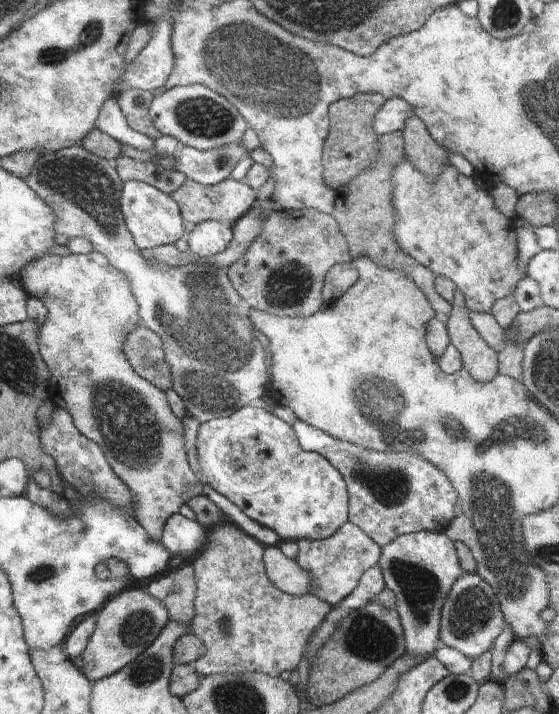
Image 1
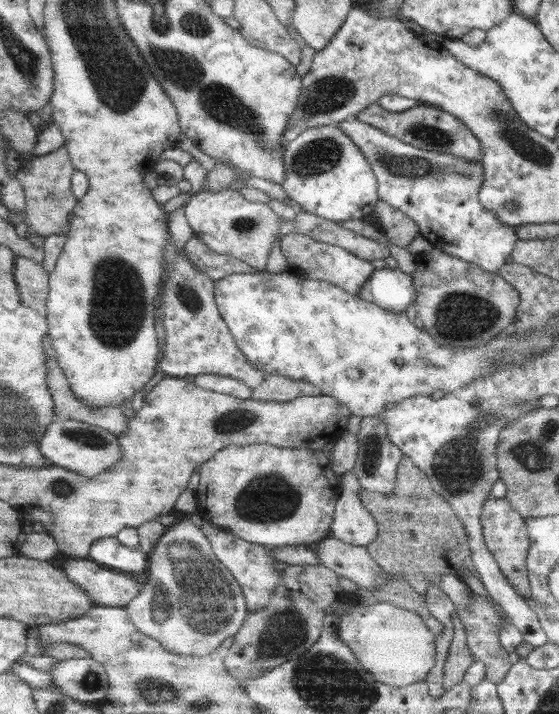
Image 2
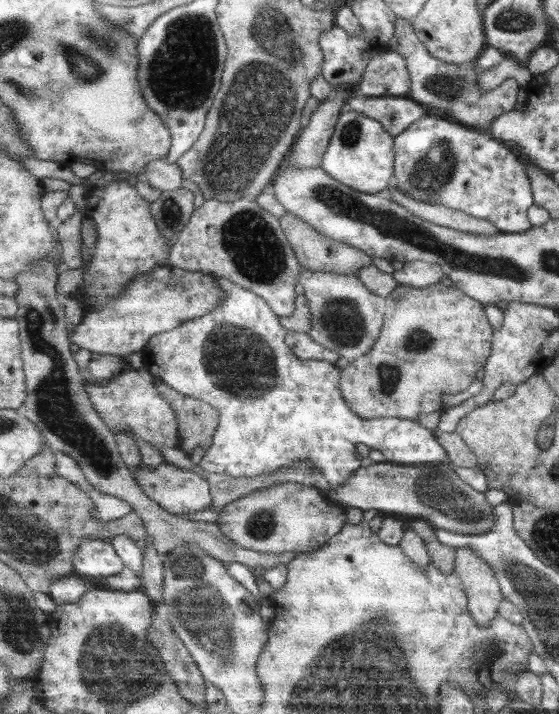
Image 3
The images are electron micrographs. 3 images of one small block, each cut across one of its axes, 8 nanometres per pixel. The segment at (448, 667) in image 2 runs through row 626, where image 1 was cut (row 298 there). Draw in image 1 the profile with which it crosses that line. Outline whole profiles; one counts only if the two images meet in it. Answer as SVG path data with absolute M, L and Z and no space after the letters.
M460 289L454 293L451 300L451 311L448 318L444 318L445 325L448 329L448 334L451 343L456 347L456 350L461 354L463 368L466 369L472 378L478 382L490 382L497 374L497 352L488 346L478 331L472 326L469 319L469 308L466 306L464 295Z

